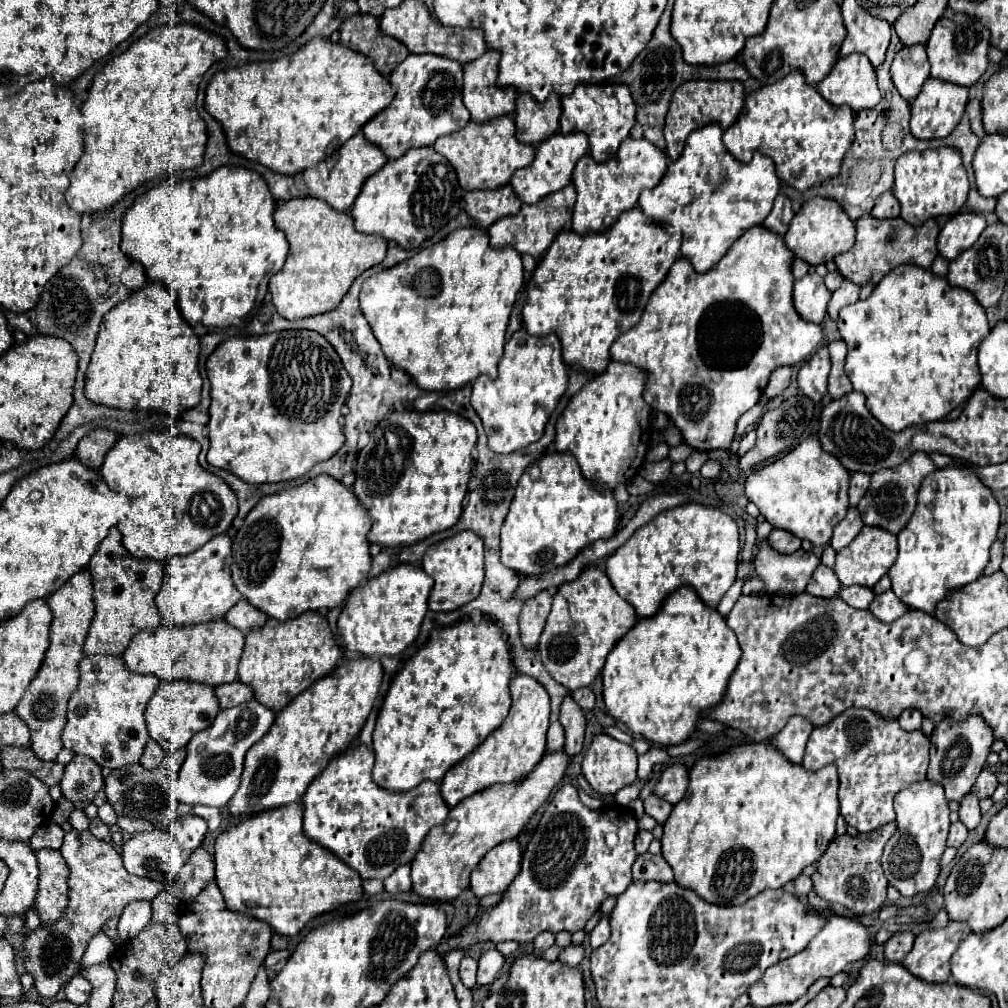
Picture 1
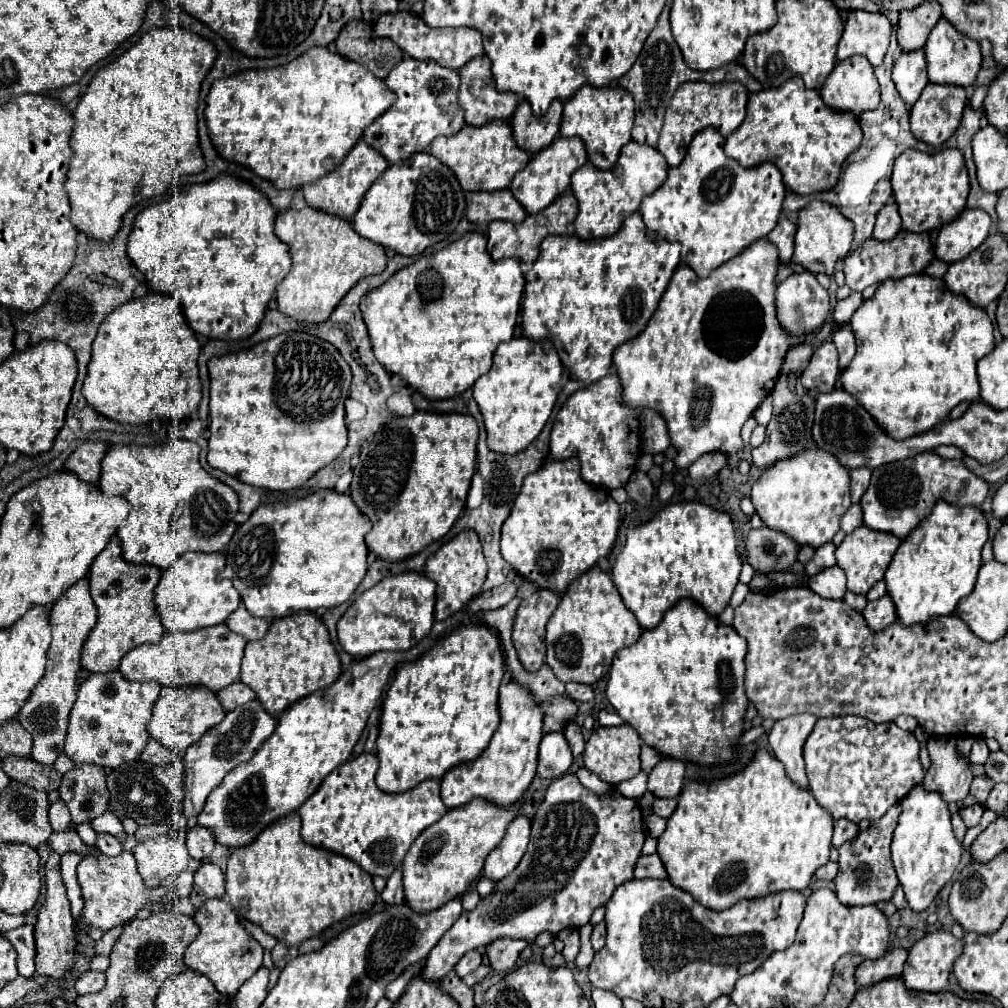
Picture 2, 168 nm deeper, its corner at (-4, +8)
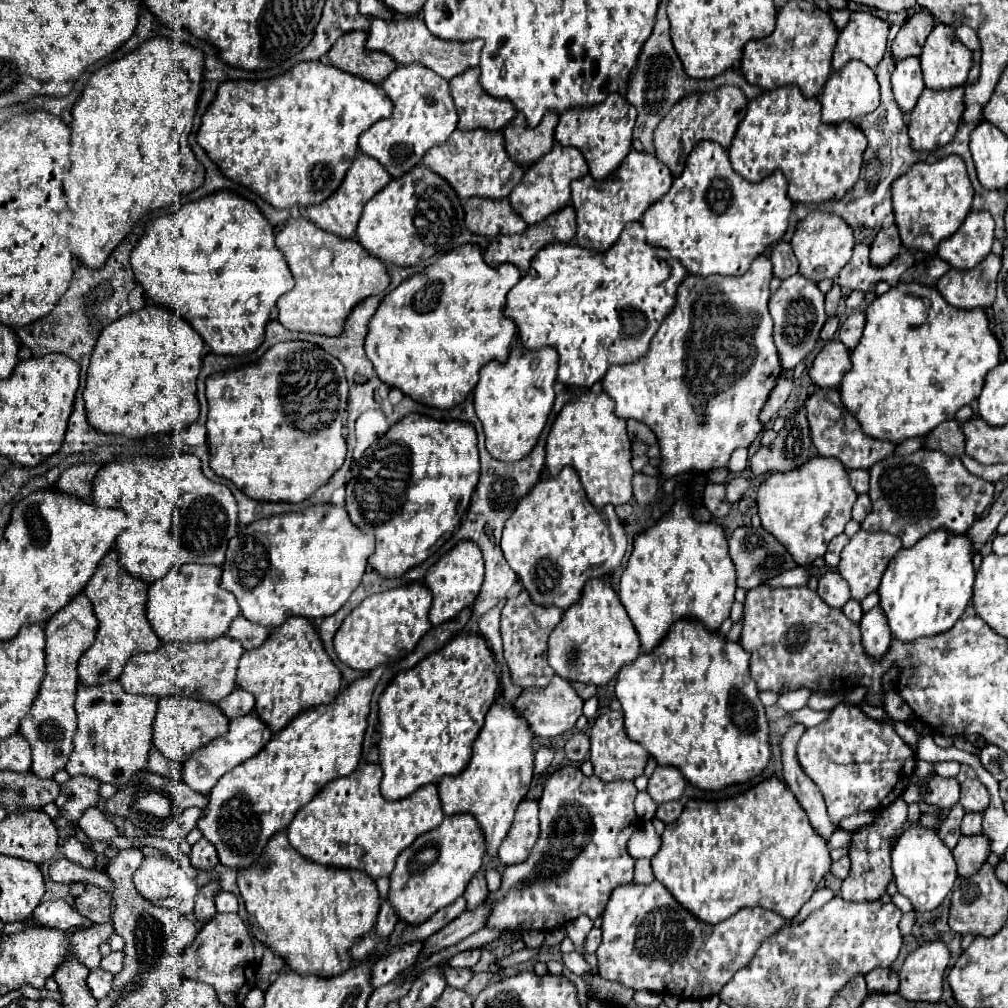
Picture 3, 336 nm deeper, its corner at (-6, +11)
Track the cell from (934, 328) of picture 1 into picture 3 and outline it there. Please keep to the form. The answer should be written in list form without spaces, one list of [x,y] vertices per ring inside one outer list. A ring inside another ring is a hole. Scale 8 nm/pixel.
[[[910,282],[910,284],[896,284],[890,292],[878,296],[868,308],[866,308],[866,326],[864,326],[864,334],[858,342],[858,346],[854,348],[852,352],[852,370],[842,378],[842,384],[840,384],[840,396],[842,396],[842,404],[846,406],[846,410],[850,410],[850,414],[854,414],[854,418],[858,418],[860,426],[862,426],[862,432],[866,436],[872,436],[872,438],[878,438],[878,440],[888,440],[888,442],[894,442],[894,444],[900,444],[908,438],[922,438],[926,434],[930,434],[938,424],[946,422],[946,420],[952,420],[954,414],[970,404],[974,398],[980,396],[982,392],[982,386],[986,382],[986,374],[998,366],[1000,362],[1000,344],[998,340],[992,336],[990,332],[990,326],[988,326],[988,318],[986,318],[986,312],[980,310],[980,308],[974,308],[974,310],[962,310],[962,308],[954,308],[950,306],[936,288],[930,288],[930,286],[922,286],[922,284],[916,284],[916,282]]]

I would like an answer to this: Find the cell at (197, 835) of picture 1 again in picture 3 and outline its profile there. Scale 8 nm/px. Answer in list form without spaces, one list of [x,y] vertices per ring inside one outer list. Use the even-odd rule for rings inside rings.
[[[204,838],[198,840],[190,852],[190,864],[196,870],[212,870],[218,864],[218,856],[216,856],[214,846],[210,846],[210,842],[206,842]]]

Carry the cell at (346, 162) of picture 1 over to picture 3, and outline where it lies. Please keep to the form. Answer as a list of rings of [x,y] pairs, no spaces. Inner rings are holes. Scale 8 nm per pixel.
[[[358,154],[356,160],[352,162],[342,186],[322,204],[318,206],[308,206],[306,208],[306,218],[310,222],[314,222],[316,226],[320,226],[322,230],[334,234],[334,236],[342,236],[342,238],[354,238],[354,232],[356,232],[356,224],[360,220],[360,214],[362,214],[362,208],[364,204],[374,196],[378,194],[392,178],[388,176],[388,172],[380,166],[378,160],[366,156],[366,154]]]

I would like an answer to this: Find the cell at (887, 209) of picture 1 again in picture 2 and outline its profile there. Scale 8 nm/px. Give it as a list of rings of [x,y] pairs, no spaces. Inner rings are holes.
[[[886,203],[884,209],[880,209],[878,217],[876,217],[876,227],[874,227],[874,235],[876,239],[884,241],[884,239],[894,239],[896,233],[900,231],[902,221],[900,221],[900,213],[896,209],[896,203]]]

